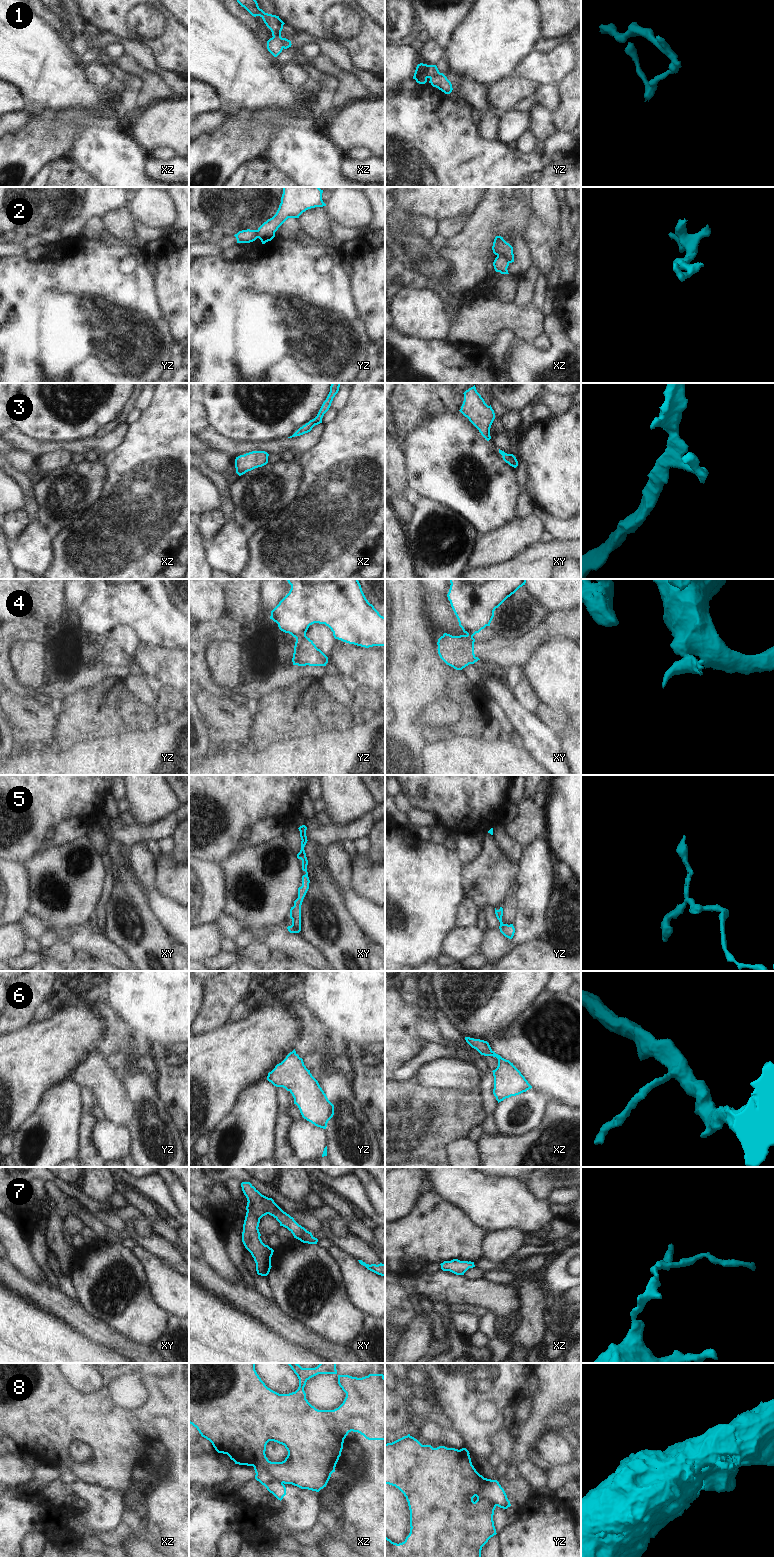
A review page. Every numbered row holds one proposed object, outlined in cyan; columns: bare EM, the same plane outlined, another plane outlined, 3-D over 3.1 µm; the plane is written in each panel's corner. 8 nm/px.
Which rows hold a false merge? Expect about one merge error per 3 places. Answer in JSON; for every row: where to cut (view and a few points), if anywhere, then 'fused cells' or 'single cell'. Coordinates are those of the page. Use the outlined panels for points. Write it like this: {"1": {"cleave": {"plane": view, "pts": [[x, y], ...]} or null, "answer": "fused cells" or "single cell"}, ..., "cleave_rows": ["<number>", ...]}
{"1": {"cleave": {"plane": "xz", "pts": [[273, 36], [281, 38], [281, 45], [283, 47]]}, "answer": "fused cells"}, "2": {"cleave": {"plane": "xz", "pts": [[497, 255], [502, 255], [509, 262]]}, "answer": "fused cells"}, "3": {"cleave": null, "answer": "single cell"}, "4": {"cleave": {"plane": "yz", "pts": [[305, 634], [296, 638]]}, "answer": "fused cells"}, "5": {"cleave": {"plane": "yz", "pts": [[503, 924], [499, 928]]}, "answer": "fused cells"}, "6": {"cleave": null, "answer": "single cell"}, "7": {"cleave": null, "answer": "single cell"}, "8": {"cleave": {"plane": "yz", "pts": [[484, 1478], [479, 1496], [490, 1500], [496, 1505]]}, "answer": "fused cells"}, "cleave_rows": ["1", "2", "4", "5", "8"]}

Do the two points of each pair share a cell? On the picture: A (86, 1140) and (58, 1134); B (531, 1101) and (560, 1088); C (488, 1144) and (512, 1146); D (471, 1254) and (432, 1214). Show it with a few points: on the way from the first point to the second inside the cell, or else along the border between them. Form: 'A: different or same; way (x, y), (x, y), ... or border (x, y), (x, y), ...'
A: different; border (81, 1115), (78, 1131), (78, 1152), (75, 1156)
B: different; border (532, 1087), (547, 1092), (553, 1098)
C: same; way (494, 1146), (506, 1146)
D: same; way (462, 1244), (442, 1224)

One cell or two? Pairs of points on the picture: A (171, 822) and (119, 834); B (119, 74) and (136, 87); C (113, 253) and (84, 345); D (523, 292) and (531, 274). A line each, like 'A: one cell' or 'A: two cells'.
A: one cell
B: one cell
C: one cell
D: one cell

